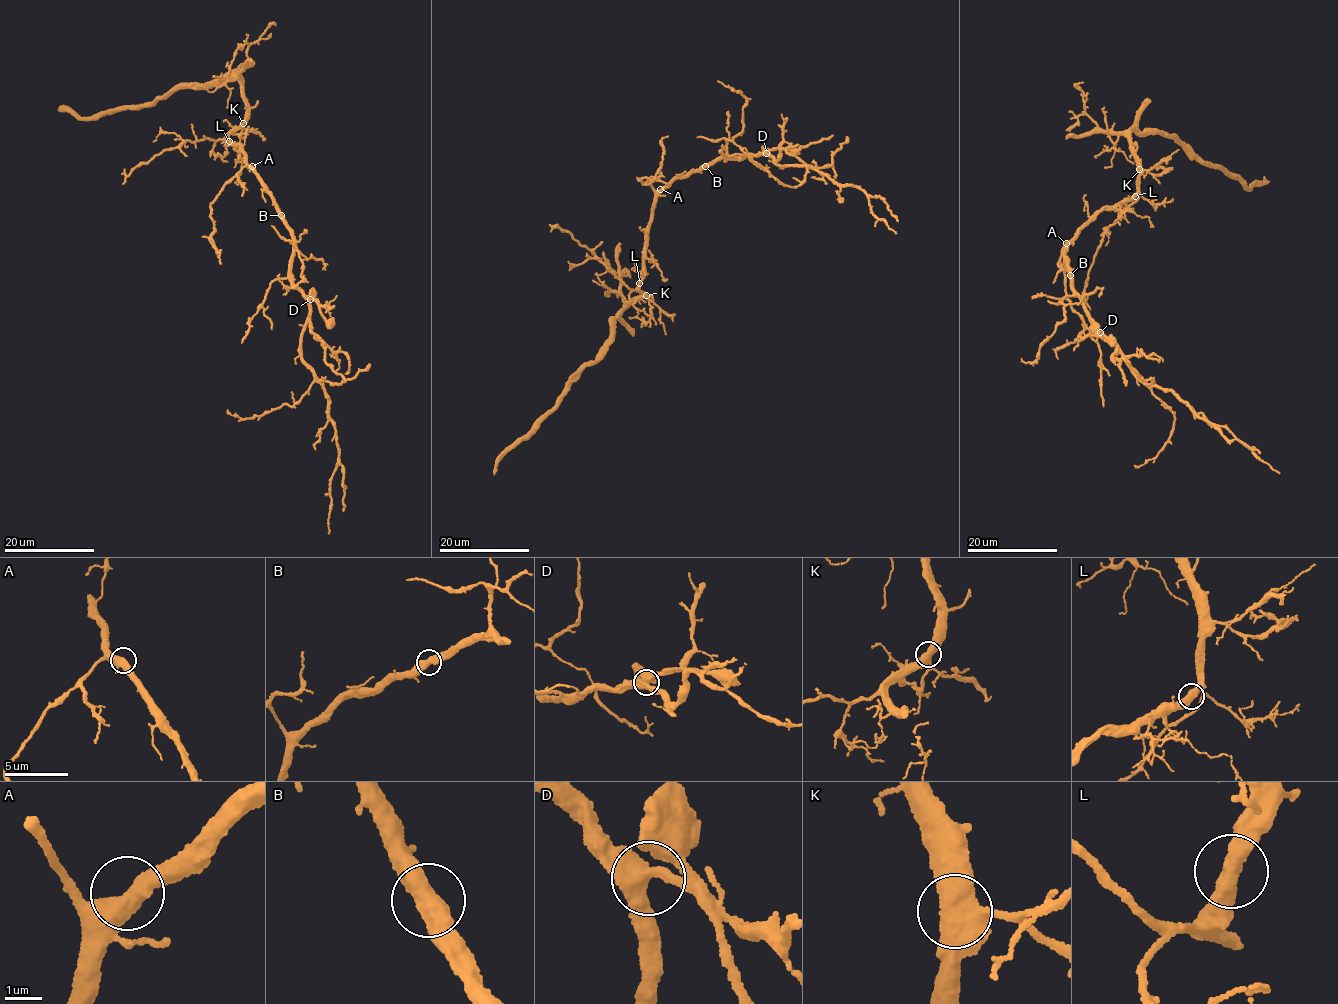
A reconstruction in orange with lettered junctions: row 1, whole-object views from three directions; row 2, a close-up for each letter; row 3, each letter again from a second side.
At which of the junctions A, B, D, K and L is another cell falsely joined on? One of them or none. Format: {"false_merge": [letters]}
{"false_merge": []}

